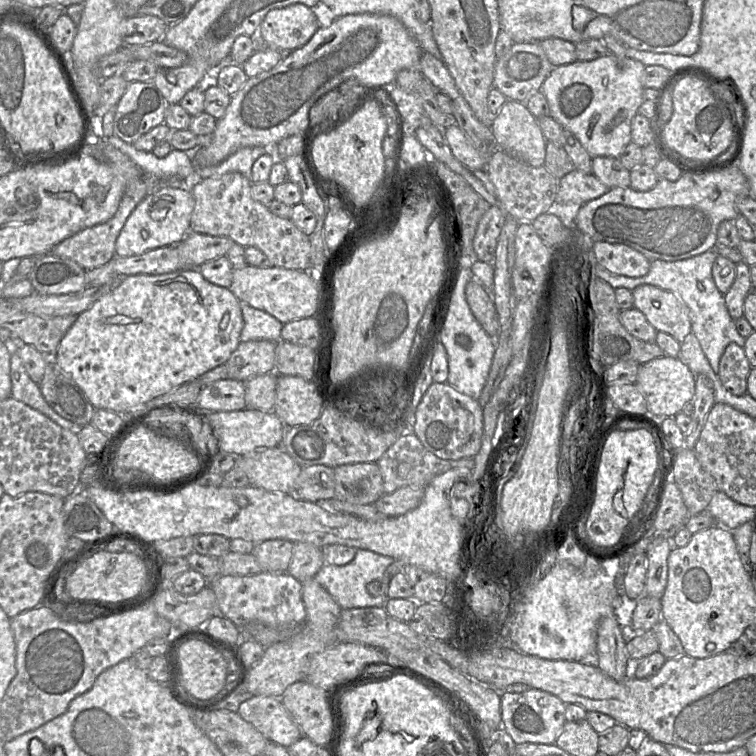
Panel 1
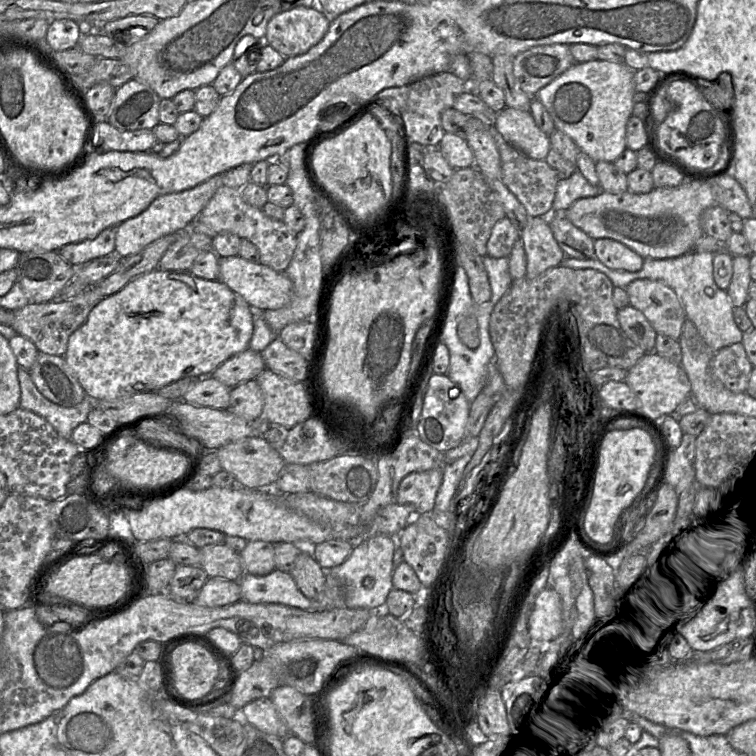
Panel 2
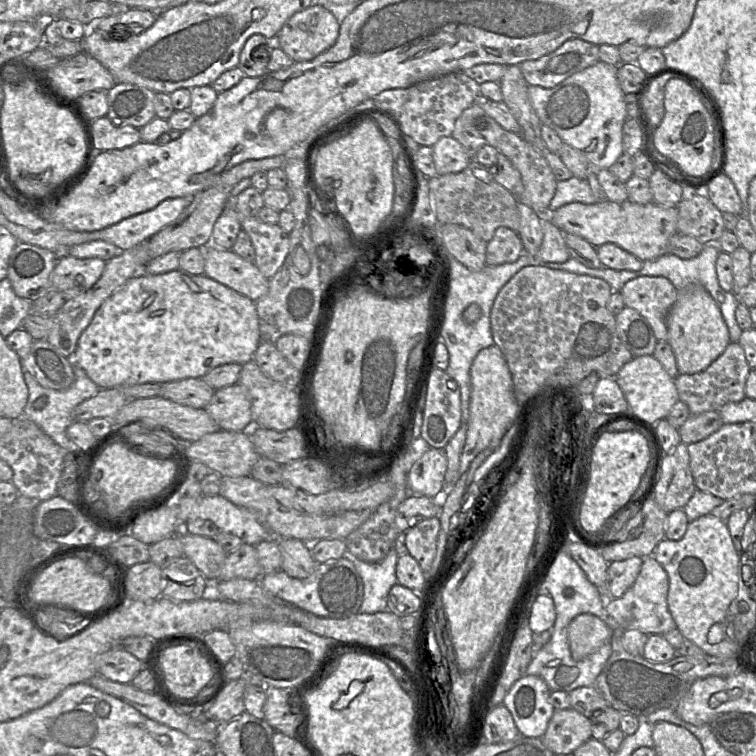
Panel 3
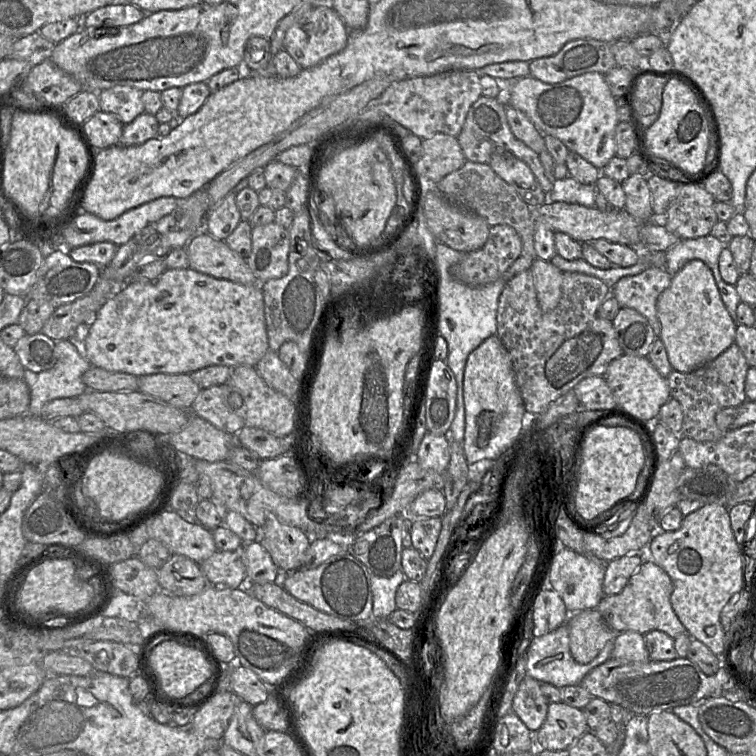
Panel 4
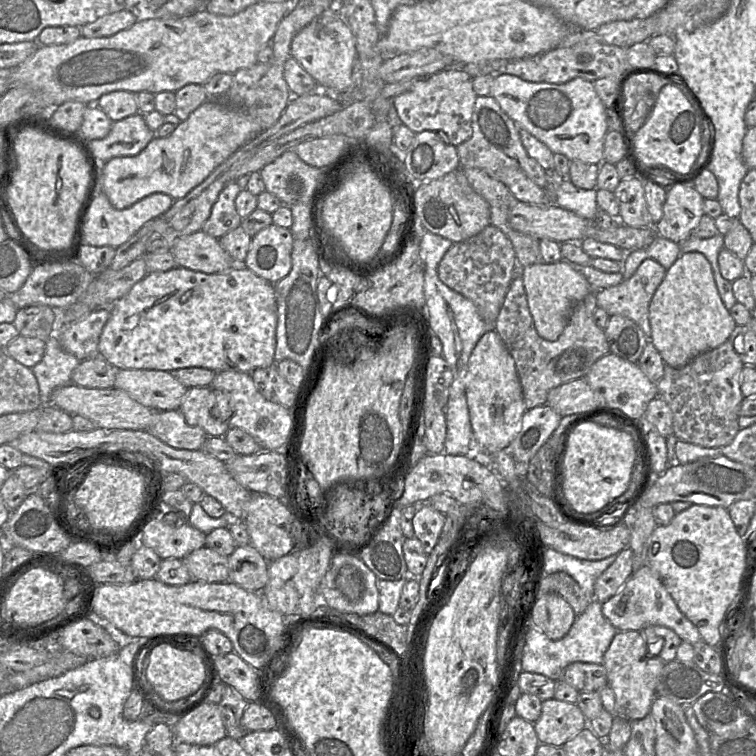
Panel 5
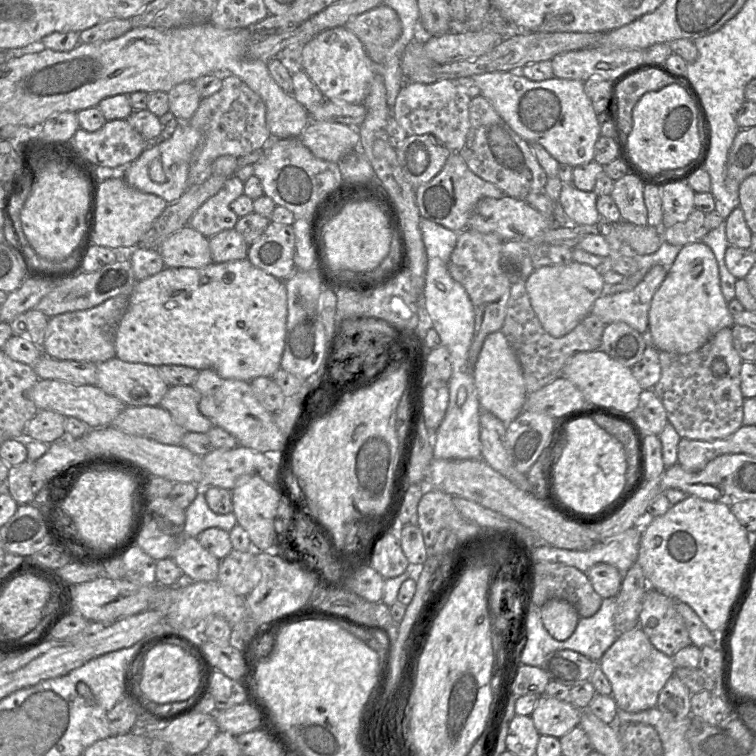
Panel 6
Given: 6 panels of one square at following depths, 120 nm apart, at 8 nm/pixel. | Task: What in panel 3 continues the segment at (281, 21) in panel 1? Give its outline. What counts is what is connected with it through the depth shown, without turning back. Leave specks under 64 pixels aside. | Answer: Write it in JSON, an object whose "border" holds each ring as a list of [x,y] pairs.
{"border":[[[319,4],[292,15],[275,38],[278,45],[294,62],[310,61],[332,47],[339,36],[340,22],[335,15]]]}

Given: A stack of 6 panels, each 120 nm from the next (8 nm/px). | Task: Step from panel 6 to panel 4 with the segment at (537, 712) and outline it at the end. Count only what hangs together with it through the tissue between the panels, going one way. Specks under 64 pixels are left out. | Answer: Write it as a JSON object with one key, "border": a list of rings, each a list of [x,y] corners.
{"border":[[[564,702],[548,704],[547,715],[540,729],[534,733],[536,749],[549,751],[568,750],[576,740],[589,731],[584,711]]]}

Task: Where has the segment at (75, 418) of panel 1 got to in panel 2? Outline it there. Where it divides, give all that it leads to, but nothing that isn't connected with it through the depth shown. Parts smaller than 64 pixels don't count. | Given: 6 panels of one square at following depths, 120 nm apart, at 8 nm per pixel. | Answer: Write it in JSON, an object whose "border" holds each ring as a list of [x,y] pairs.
{"border":[[[39,352],[29,373],[40,393],[57,405],[73,407],[86,396],[63,356]]]}

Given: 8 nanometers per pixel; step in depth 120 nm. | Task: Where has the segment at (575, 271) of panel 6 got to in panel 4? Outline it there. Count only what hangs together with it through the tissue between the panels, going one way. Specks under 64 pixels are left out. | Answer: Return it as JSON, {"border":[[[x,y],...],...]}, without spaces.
{"border":[[[536,258],[531,265],[537,299],[544,312],[552,311],[559,303],[563,272],[550,261]]]}

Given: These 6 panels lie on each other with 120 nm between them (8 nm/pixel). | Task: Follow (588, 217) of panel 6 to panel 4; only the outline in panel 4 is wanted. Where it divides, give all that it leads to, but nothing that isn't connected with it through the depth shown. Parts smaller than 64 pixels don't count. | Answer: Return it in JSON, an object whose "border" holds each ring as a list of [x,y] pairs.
{"border":[[[571,175],[565,179],[557,179],[553,185],[552,191],[548,194],[548,201],[596,207],[595,185],[582,184]]]}

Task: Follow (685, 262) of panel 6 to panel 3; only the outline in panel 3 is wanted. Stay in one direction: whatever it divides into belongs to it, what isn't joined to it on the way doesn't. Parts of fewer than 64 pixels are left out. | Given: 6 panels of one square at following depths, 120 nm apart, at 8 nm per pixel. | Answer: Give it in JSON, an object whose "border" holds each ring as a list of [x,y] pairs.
{"border":[[[692,285],[678,291],[678,298],[667,318],[668,343],[675,355],[679,374],[695,374],[704,371],[716,360],[731,342],[727,325],[716,301],[702,285]]]}

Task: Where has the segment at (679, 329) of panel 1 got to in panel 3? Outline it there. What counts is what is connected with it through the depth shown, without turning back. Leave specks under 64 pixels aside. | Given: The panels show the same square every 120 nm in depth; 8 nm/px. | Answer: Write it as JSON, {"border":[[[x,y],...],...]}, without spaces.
{"border":[[[640,276],[626,282],[619,292],[625,306],[635,309],[649,322],[657,341],[667,341],[668,314],[678,298],[678,290],[673,283],[663,276]]]}

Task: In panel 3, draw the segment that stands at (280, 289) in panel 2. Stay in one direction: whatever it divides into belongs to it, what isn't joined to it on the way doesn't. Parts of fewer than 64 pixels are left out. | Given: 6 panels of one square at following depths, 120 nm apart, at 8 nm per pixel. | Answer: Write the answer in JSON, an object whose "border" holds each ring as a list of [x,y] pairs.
{"border":[[[209,243],[203,247],[205,275],[257,301],[269,289],[267,279],[254,264],[231,249],[226,250]]]}

